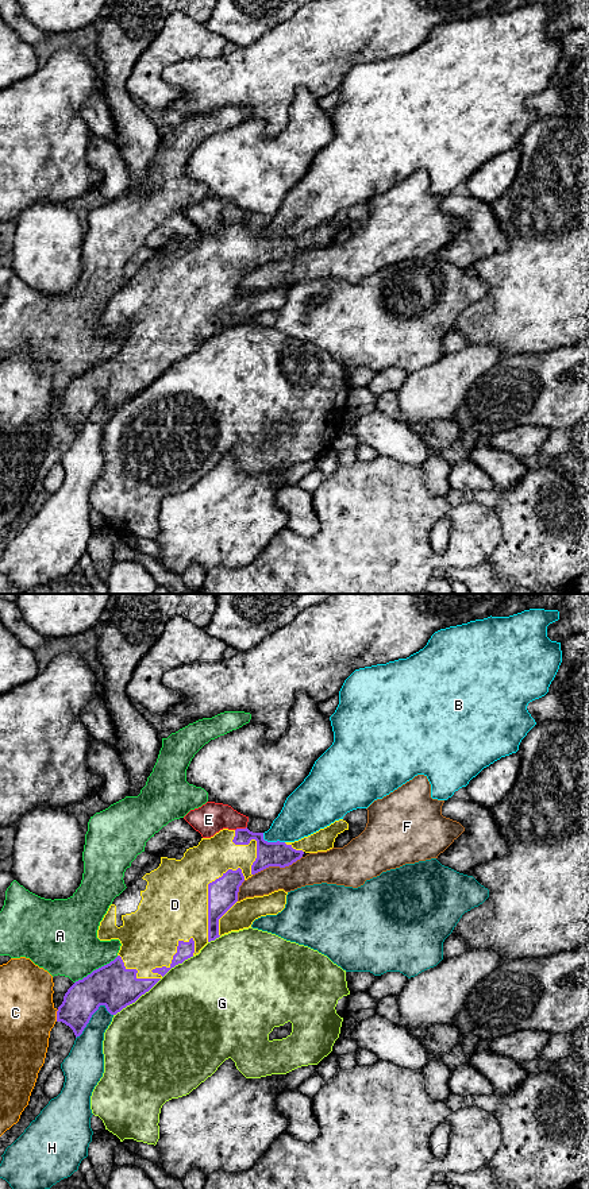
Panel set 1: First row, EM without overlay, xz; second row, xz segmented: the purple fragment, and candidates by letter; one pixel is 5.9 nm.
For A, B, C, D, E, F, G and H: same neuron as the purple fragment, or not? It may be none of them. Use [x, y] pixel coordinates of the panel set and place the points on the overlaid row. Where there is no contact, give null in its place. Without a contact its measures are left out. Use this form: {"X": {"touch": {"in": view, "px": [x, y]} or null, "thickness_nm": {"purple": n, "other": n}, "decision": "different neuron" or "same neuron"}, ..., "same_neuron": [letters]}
{"A": {"touch": {"in": "xz", "px": [96, 969]}, "thickness_nm": {"purple": 260, "other": 380}, "decision": "different neuron"}, "B": {"touch": {"in": "xz", "px": [272, 842]}, "thickness_nm": {"purple": 140, "other": 260}, "decision": "different neuron"}, "C": {"touch": {"in": "xz", "px": [57, 1015]}, "thickness_nm": {"purple": 220, "other": 320}, "decision": "different neuron"}, "D": {"touch": {"in": "xz", "px": [154, 972]}, "thickness_nm": {"purple": 100, "other": 340}, "decision": "same neuron"}, "E": {"touch": {"in": "xz", "px": [241, 829]}, "thickness_nm": {"purple": 140, "other": 190}, "decision": "different neuron"}, "F": {"touch": {"in": "xz", "px": [277, 865]}, "thickness_nm": {"purple": 140, "other": 190}, "decision": "different neuron"}, "G": {"touch": {"in": "xz", "px": [153, 985]}, "thickness_nm": {"purple": 260, "other": 500}, "decision": "different neuron"}, "H": {"touch": {"in": "xz", "px": [89, 1019]}, "thickness_nm": {"purple": 260, "other": 220}, "decision": "different neuron"}, "same_neuron": ["D"]}

